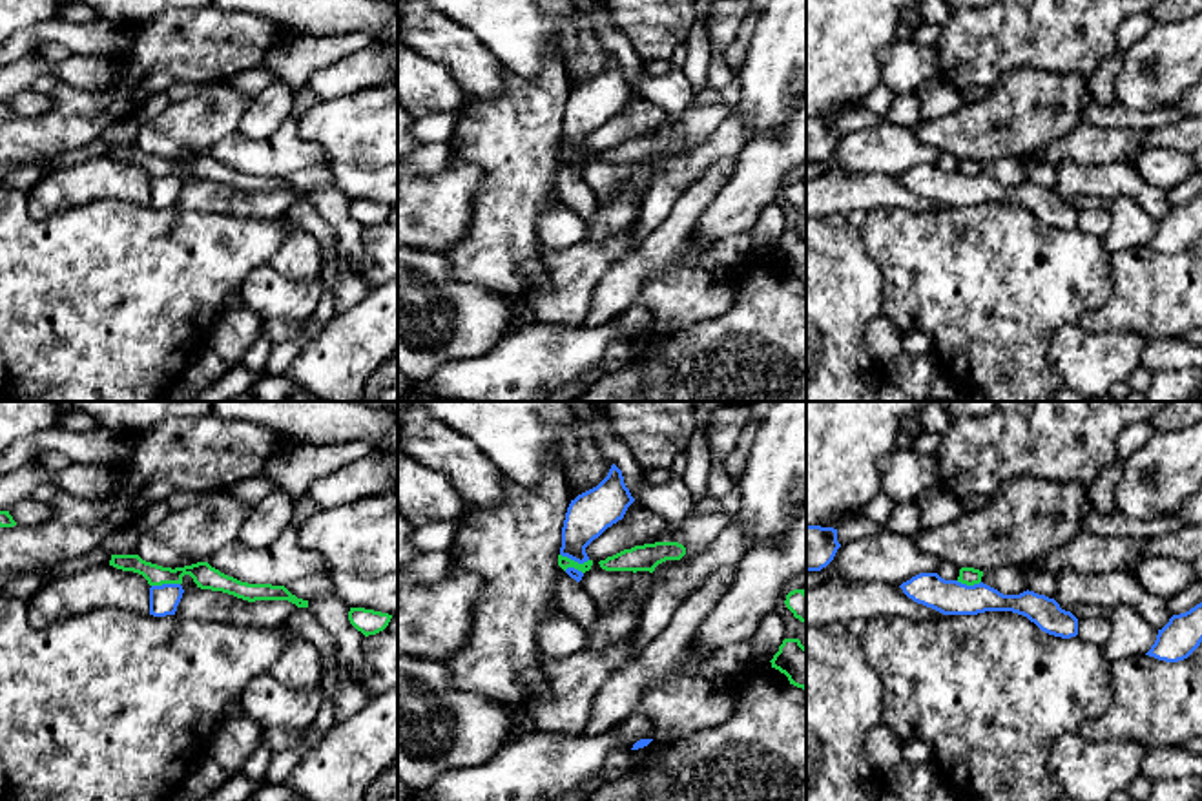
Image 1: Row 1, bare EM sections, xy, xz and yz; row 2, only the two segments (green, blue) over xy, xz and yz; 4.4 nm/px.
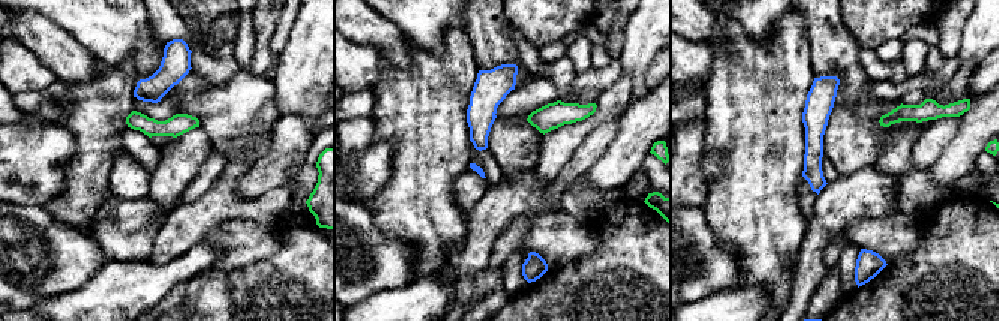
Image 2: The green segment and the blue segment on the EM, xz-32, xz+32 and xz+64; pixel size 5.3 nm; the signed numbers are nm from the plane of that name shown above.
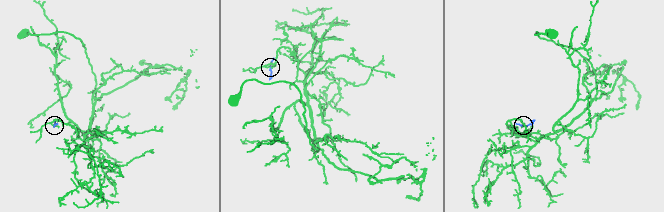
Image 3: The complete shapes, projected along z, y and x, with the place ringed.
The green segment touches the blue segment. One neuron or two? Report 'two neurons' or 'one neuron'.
two neurons

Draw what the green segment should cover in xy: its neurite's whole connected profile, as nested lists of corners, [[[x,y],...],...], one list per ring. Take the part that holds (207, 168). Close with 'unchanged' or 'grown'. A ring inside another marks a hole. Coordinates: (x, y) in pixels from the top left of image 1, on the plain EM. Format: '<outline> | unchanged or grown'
[[[111,146],[109,157],[142,166],[150,177],[182,175],[182,168],[190,166],[201,181],[223,182],[248,193],[288,192],[297,199],[308,199],[308,192],[297,190],[285,177],[241,173],[208,153],[171,161],[146,153],[139,146]]] | unchanged

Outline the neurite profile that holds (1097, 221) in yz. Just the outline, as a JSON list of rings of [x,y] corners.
[[[1085,208],[1078,212],[1078,226],[1085,234],[1104,237],[1111,230],[1111,210],[1105,208]]]

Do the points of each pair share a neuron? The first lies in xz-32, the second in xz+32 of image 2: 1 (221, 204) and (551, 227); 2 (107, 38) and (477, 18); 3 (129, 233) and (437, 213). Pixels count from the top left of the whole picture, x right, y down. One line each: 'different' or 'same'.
1: different
2: different
3: different

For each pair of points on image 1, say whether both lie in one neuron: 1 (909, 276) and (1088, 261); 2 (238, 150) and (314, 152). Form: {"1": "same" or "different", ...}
{"1": "same", "2": "same"}

